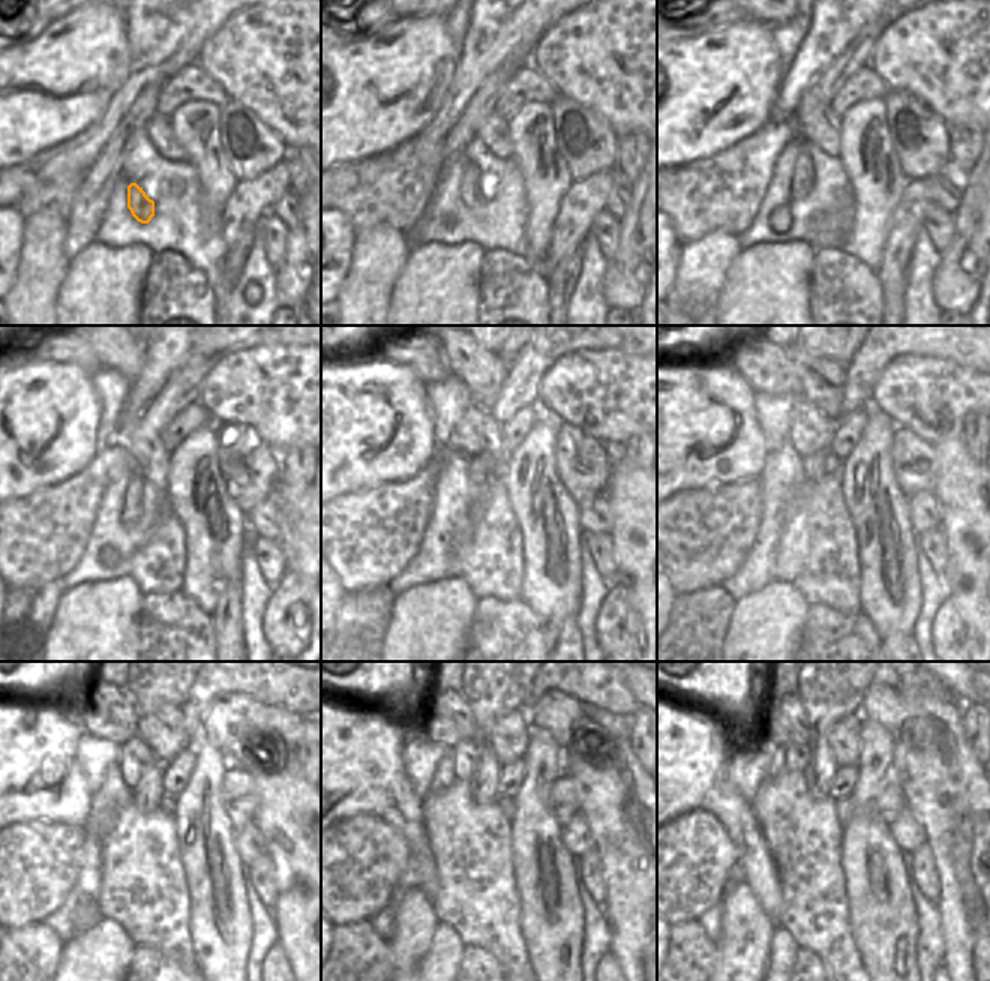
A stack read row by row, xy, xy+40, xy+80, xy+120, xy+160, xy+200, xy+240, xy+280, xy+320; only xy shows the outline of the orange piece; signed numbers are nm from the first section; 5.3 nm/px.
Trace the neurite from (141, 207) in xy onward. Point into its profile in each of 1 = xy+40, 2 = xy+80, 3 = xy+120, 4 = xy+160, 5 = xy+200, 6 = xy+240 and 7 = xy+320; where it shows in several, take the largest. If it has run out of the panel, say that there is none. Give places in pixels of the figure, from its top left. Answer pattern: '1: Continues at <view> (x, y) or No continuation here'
1: Continues at xy+40 (471, 195)
2: Continues at xy+80 (803, 182)
3: Continues at xy+120 (132, 509)
4: Continues at xy+160 (477, 473)
5: Continues at xy+200 (815, 465)
6: Continues at xy+240 (146, 795)
7: Continues at xy+320 (830, 692)

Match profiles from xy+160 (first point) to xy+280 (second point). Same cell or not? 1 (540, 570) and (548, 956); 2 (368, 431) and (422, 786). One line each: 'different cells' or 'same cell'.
1: same cell
2: different cells

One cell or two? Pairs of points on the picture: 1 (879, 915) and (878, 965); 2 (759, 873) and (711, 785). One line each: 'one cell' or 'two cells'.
1: one cell
2: one cell

